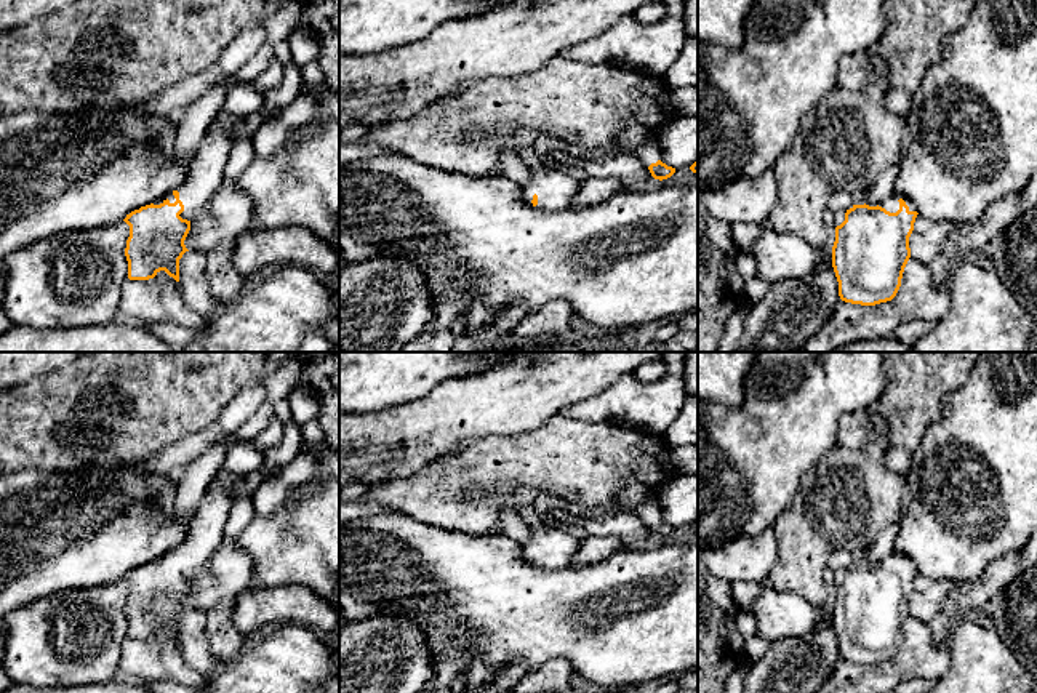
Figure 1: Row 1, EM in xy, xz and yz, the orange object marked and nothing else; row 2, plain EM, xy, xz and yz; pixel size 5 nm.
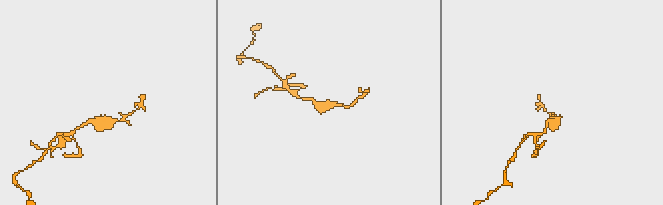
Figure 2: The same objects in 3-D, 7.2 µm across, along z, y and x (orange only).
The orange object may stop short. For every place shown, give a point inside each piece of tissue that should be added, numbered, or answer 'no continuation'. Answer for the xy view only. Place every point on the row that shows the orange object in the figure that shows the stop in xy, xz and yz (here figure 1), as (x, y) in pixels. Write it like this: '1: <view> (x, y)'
1: xy (207, 172)

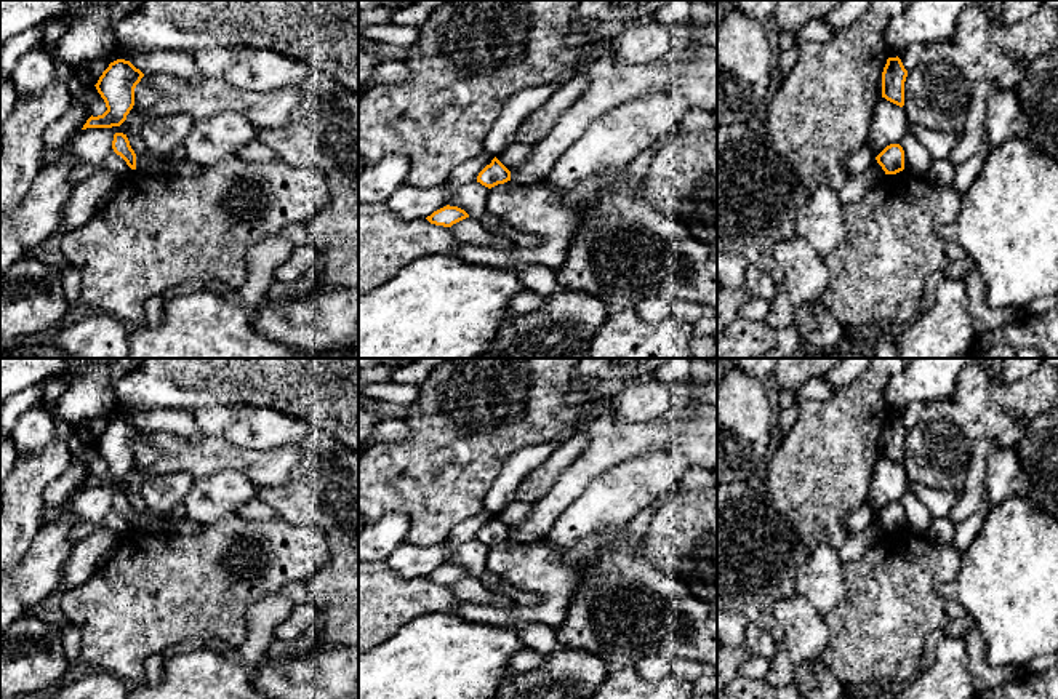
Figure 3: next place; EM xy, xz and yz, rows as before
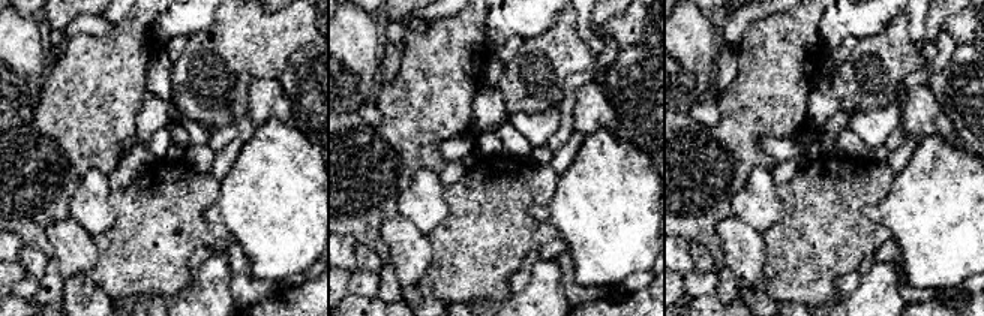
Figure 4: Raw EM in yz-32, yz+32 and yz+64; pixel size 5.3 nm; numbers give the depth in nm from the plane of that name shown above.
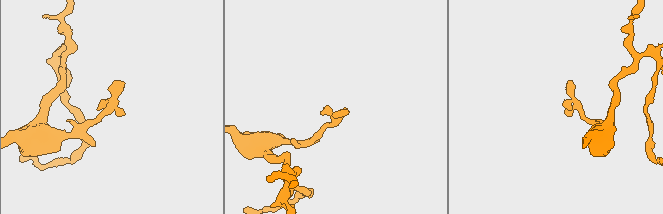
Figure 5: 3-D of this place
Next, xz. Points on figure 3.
no continuation

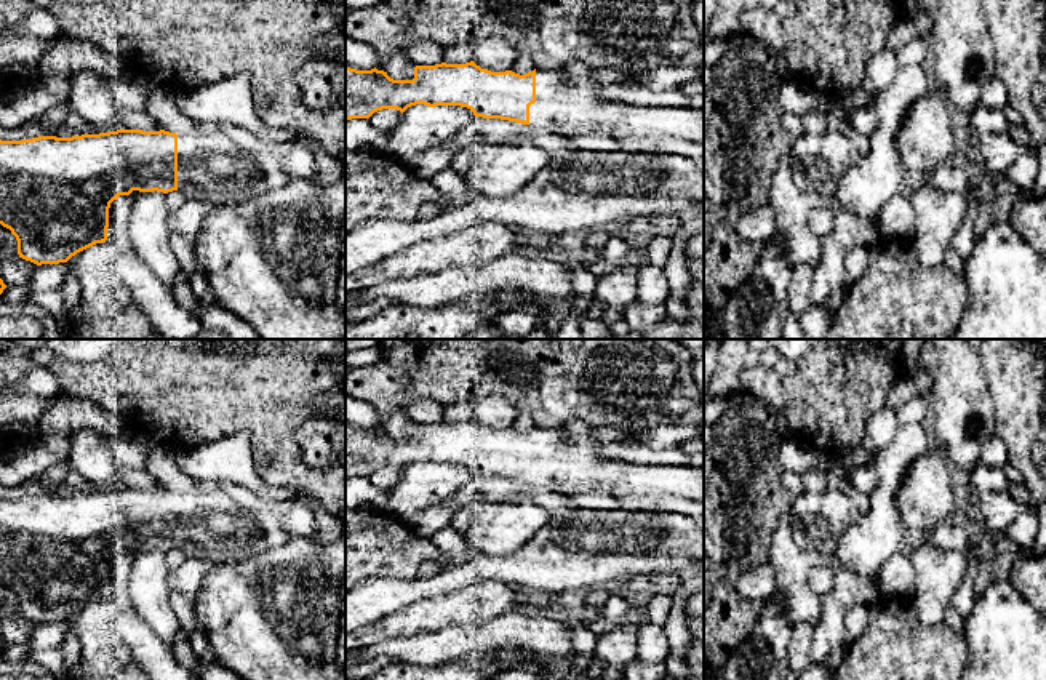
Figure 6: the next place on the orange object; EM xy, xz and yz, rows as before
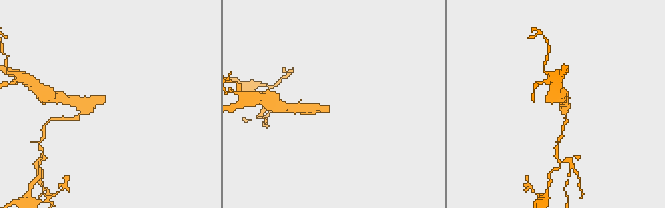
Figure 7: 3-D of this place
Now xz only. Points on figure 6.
1: xz (566, 104)

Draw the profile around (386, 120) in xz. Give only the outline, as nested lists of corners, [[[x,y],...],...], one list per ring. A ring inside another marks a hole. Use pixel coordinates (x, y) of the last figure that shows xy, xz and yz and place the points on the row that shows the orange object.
[[[382,109],[382,110],[374,112],[368,120],[371,126],[374,126],[377,131],[390,136],[392,131],[397,128],[400,118],[401,118],[400,110]]]

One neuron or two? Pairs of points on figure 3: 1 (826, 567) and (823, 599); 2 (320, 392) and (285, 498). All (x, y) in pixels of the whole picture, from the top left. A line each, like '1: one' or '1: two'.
1: one
2: two

